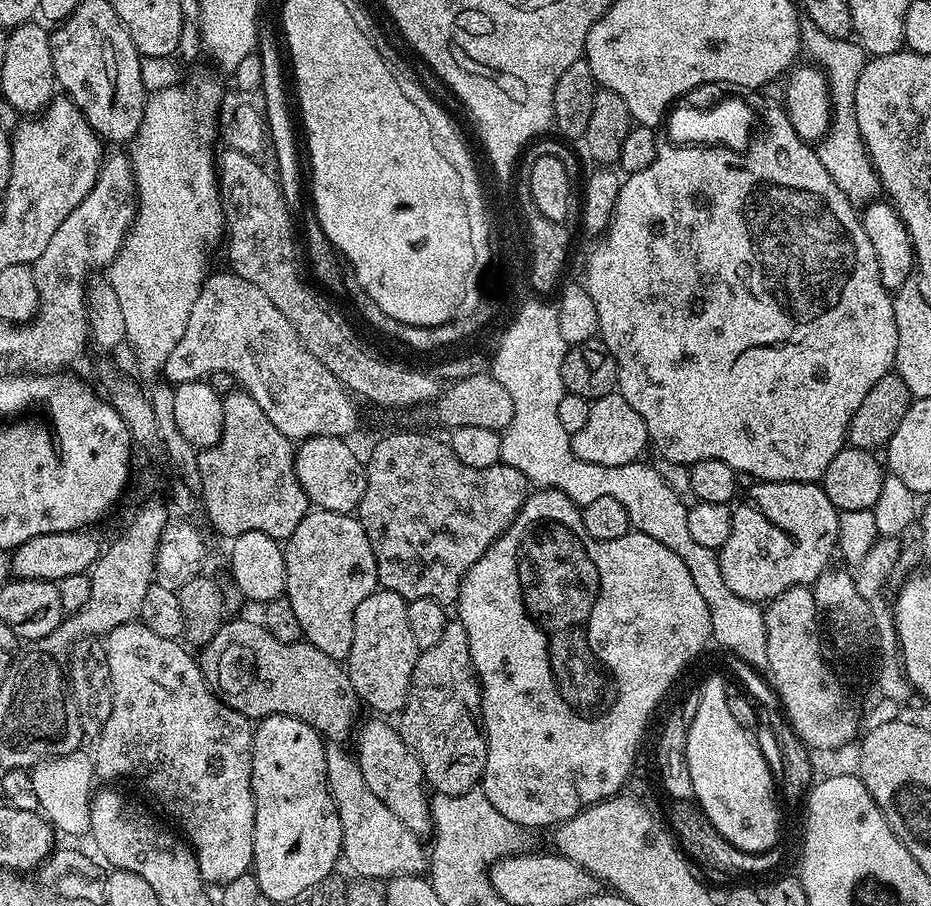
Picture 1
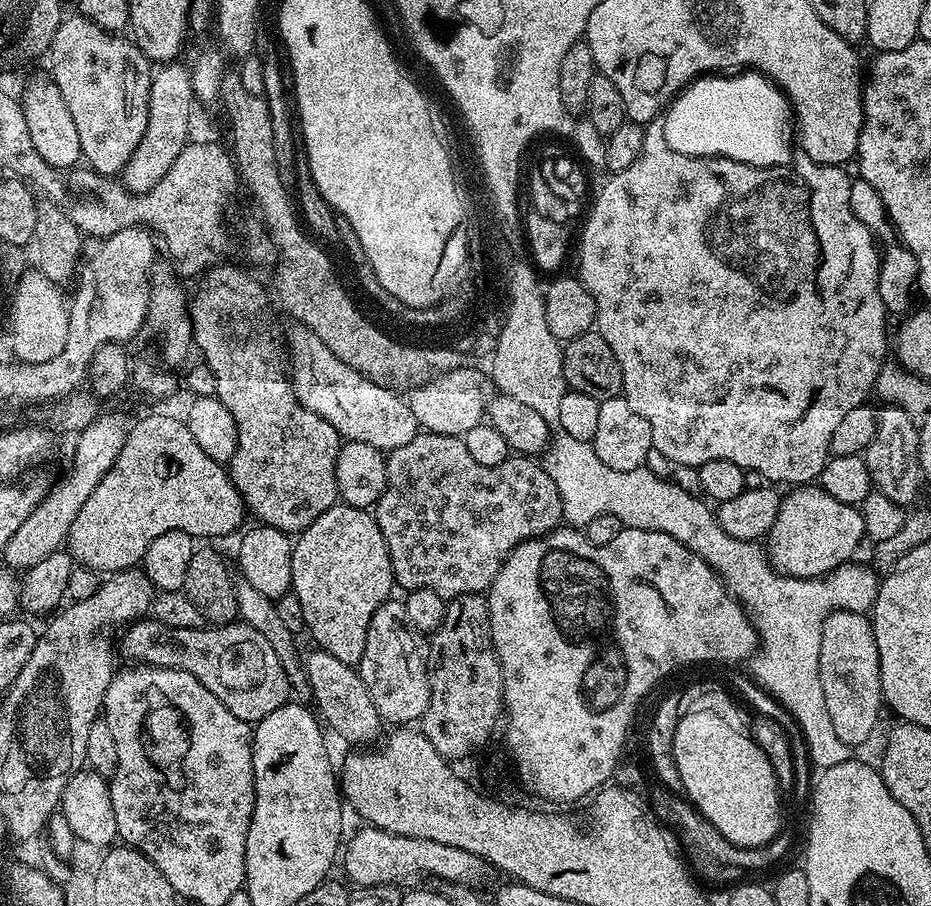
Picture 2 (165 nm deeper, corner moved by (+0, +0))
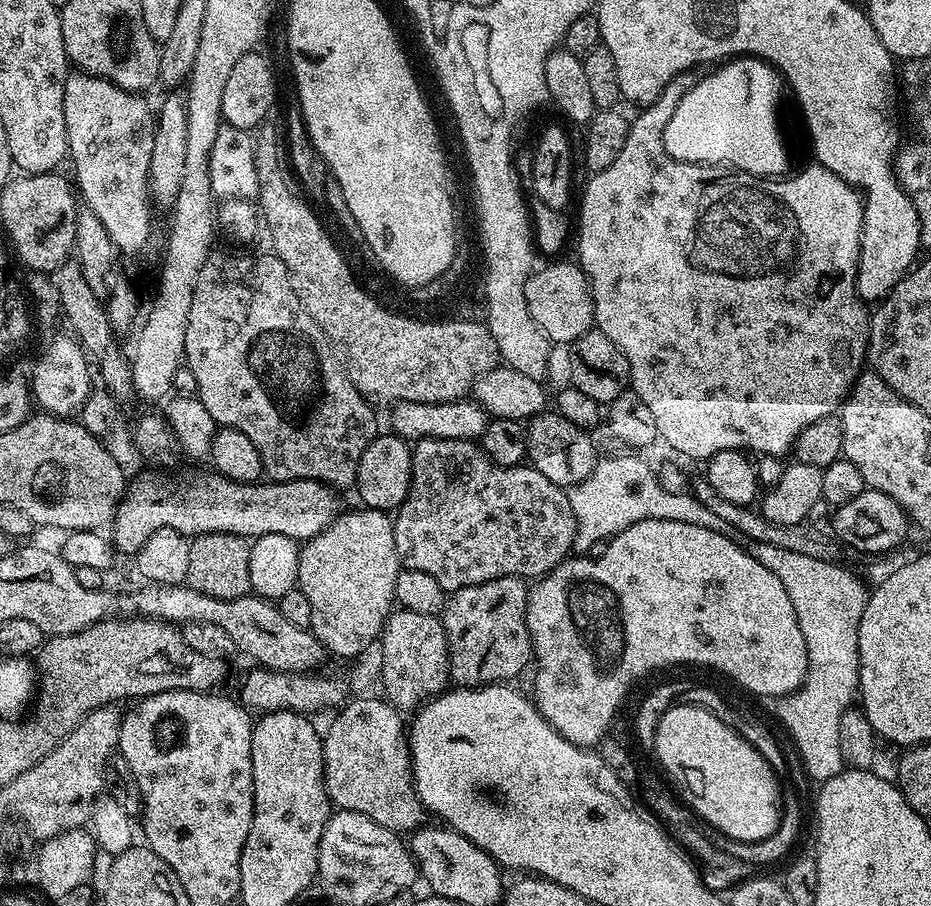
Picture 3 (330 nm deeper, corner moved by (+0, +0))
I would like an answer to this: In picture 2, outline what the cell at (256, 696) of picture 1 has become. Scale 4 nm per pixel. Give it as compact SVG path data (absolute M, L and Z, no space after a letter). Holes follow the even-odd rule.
M141 618L134 624L129 624L123 629L124 637L118 640L118 648L122 653L124 651L125 661L135 662L137 665L149 664L152 668L173 668L174 670L186 670L186 674L194 674L194 678L198 678L198 682L202 682L202 686L206 686L206 690L210 690L210 694L214 694L214 698L218 698L218 702L222 702L222 706L226 706L226 710L230 710L230 714L234 714L234 718L242 718L250 726L259 724L262 718L266 718L266 714L274 714L274 710L278 710L290 700L290 685L286 678L286 670L282 670L282 662L278 662L278 654L271 648L262 638L262 634L258 630L254 630L250 625L243 622L233 622L230 624L222 624L219 626L201 626L199 628L171 628L162 622L151 618Z

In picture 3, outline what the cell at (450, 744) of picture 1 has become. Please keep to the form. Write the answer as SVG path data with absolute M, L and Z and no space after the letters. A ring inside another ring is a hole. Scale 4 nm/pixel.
M503 576L474 586L466 586L447 597L442 613L448 639L448 675L453 685L481 688L484 684L515 681L519 671L530 664L534 653L532 639L524 621L529 585L518 576Z

